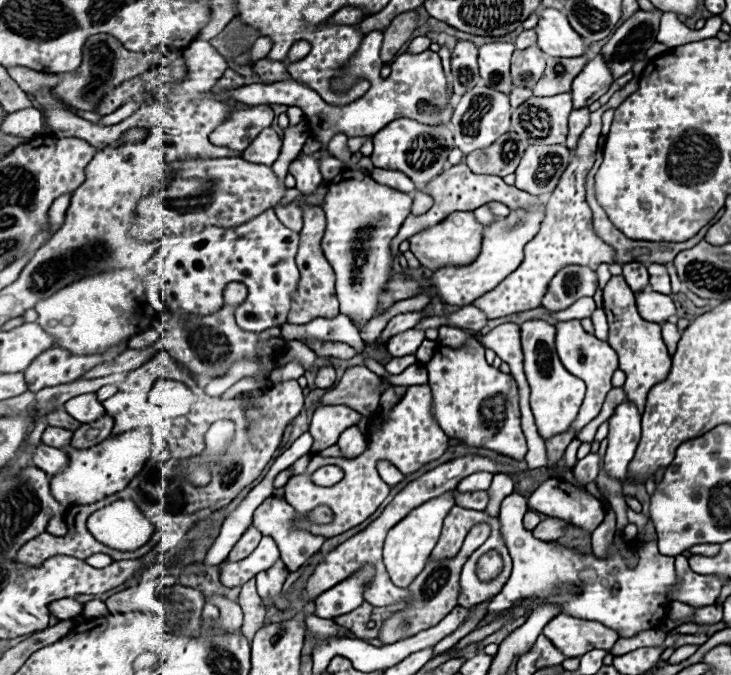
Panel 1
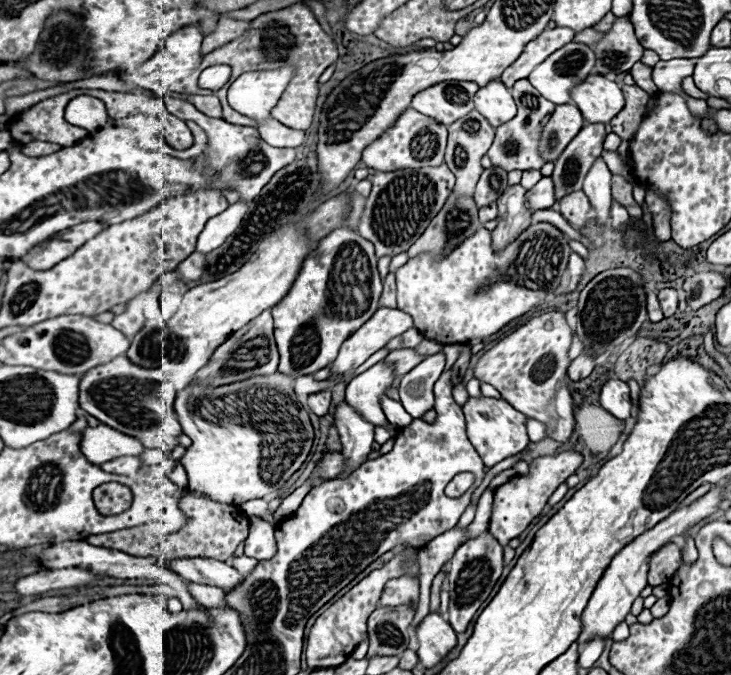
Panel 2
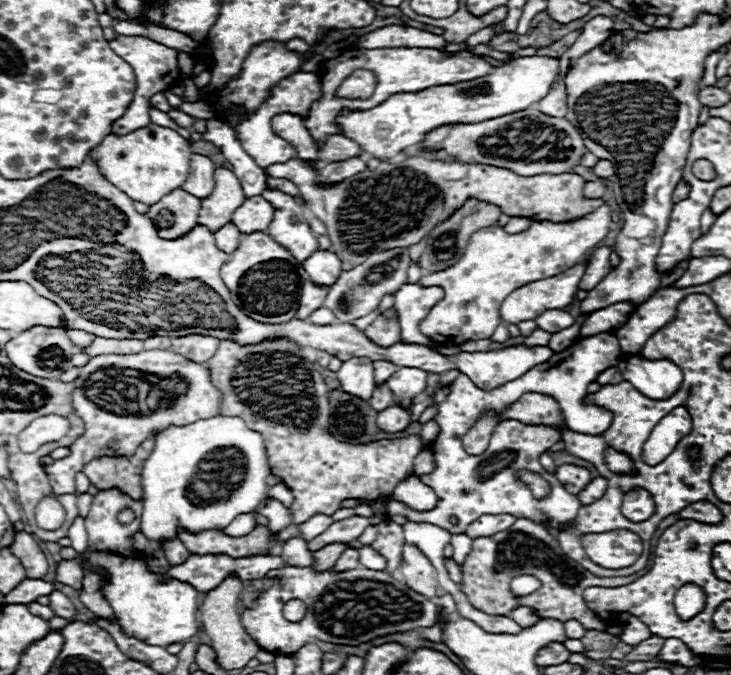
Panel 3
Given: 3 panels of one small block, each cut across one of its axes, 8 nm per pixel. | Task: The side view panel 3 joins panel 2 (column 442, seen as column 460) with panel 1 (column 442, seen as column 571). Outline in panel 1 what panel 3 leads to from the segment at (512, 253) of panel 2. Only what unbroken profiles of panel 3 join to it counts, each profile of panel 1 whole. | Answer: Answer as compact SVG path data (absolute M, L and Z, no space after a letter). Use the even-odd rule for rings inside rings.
M454 212L440 224L414 234L408 242L410 242L410 250L414 252L414 256L420 260L424 268L438 270L444 266L468 266L470 262L474 262L480 254L482 234L484 234L484 226L476 220L474 212Z

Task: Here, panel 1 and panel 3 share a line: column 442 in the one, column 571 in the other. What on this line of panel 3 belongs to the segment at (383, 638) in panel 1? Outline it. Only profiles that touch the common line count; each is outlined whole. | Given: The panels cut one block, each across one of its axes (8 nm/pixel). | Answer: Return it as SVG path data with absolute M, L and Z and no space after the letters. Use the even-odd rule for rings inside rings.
M518 518L514 526L508 530L502 530L492 536L482 536L472 542L472 550L466 556L466 562L462 564L462 590L470 598L470 604L486 614L494 616L508 616L508 612L522 604L536 610L540 618L558 618L560 622L566 622L570 618L578 618L586 630L600 630L604 628L604 620L598 614L592 614L582 598L584 588L598 584L600 578L592 576L586 568L582 568L578 562L566 558L566 554L560 550L558 542L546 534L542 526L528 518ZM520 574L532 574L542 582L542 588L532 592L530 596L524 596L520 600L512 598L510 582L514 576Z

